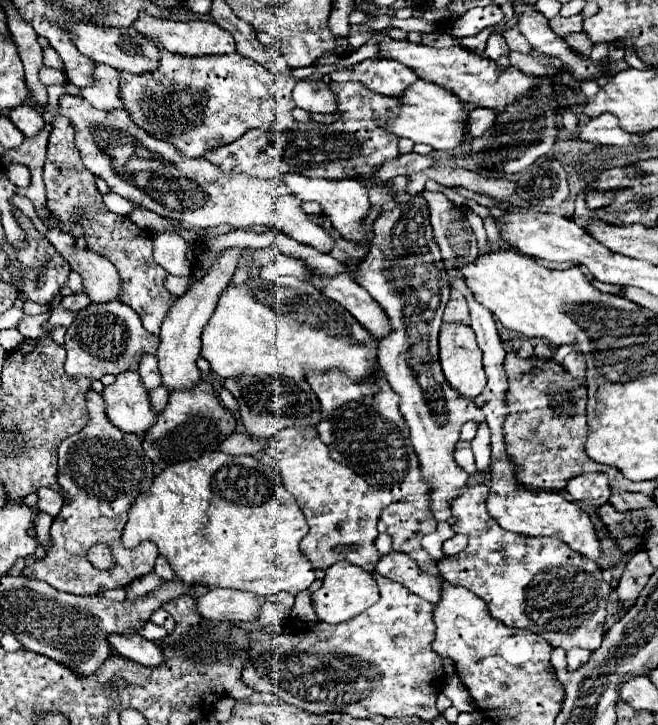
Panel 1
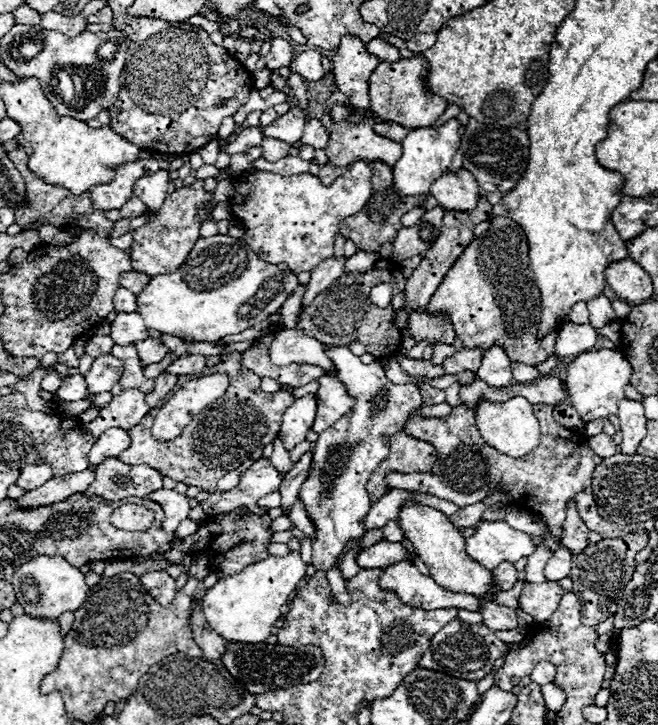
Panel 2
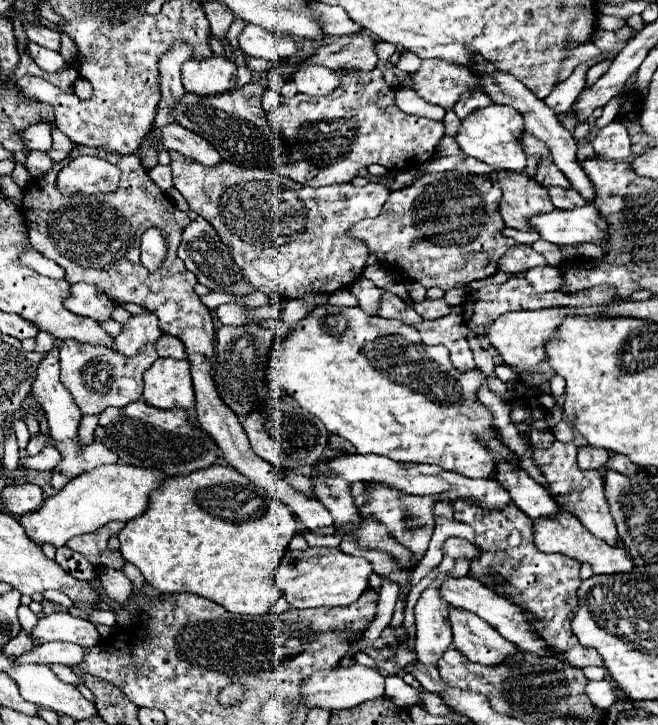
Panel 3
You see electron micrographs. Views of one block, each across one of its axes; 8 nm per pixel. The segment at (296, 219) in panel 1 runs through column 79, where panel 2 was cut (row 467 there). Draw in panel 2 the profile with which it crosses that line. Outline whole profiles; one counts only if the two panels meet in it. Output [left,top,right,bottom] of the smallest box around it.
[86,458,162,502]

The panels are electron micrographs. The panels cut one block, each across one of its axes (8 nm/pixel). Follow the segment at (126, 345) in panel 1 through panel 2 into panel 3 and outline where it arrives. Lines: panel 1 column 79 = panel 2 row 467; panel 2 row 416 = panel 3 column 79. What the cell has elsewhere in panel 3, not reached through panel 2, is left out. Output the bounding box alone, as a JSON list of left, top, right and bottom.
[60,340,158,414]

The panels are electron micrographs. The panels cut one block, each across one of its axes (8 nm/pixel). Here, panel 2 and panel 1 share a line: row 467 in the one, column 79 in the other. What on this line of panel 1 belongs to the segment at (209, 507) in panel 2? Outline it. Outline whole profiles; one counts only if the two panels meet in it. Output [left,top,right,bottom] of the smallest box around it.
[42,214,122,304]

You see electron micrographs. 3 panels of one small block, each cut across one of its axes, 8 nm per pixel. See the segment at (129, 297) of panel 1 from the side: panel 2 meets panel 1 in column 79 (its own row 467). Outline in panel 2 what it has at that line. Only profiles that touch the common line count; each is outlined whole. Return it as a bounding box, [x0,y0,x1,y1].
[118,352,294,494]

